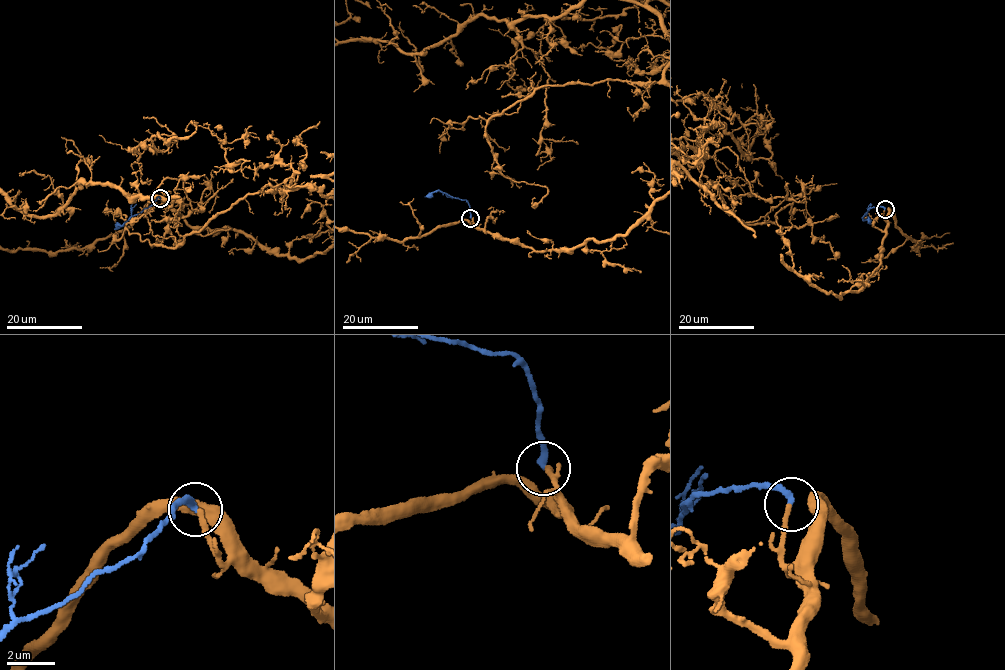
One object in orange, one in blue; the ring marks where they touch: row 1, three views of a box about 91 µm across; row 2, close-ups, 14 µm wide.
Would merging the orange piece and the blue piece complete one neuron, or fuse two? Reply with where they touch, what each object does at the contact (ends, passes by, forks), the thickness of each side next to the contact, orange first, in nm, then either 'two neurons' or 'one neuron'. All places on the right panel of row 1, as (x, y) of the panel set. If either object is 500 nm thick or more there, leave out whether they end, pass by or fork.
at (885, 209); orange ends there; blue ends there; 200 nm thick on the orange side, 280 nm on the other; one neuron

